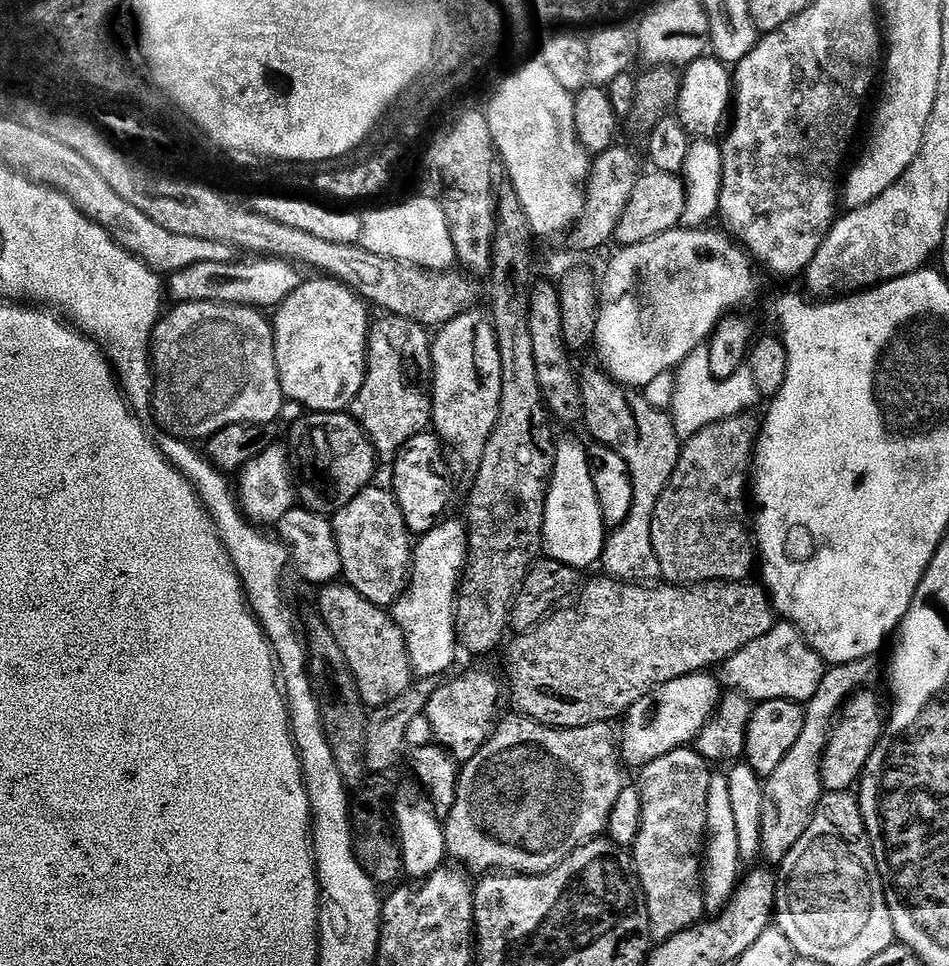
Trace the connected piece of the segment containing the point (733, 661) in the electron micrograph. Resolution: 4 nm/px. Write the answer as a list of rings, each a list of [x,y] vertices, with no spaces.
[[[777,622],[770,630],[770,634],[754,638],[750,646],[742,646],[738,654],[725,660],[722,671],[723,683],[753,702],[765,698],[769,700],[803,698],[807,701],[814,698],[814,690],[822,683],[826,661],[806,643],[803,634],[793,624]]]

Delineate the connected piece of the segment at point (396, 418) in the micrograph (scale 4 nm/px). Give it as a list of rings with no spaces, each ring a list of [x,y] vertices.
[[[381,315],[381,320],[371,325],[368,338],[368,373],[364,379],[362,390],[358,394],[354,405],[354,415],[364,427],[364,433],[375,446],[381,457],[395,457],[410,438],[420,432],[429,431],[432,422],[432,386],[434,383],[434,369],[432,366],[433,337],[424,325],[414,322],[410,318]]]

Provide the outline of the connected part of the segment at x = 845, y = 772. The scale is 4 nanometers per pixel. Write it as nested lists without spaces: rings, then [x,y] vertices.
[[[870,688],[861,689],[852,696],[841,709],[839,718],[833,725],[820,767],[820,781],[823,782],[827,793],[849,791],[857,785],[868,765],[870,754],[884,732],[888,710],[885,701],[883,704],[881,698],[872,691]]]

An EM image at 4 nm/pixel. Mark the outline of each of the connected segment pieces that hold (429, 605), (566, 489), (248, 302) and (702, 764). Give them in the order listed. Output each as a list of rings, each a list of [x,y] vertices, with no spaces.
[[[444,518],[415,541],[408,587],[400,601],[394,605],[394,619],[406,630],[408,659],[417,677],[447,677],[447,672],[456,660],[456,602],[467,567],[468,529],[463,519]]]
[[[574,438],[557,441],[555,470],[549,477],[544,507],[543,553],[549,559],[560,561],[577,570],[585,570],[584,568],[594,563],[597,565],[601,561],[608,537],[608,527],[603,520],[588,455],[587,445]]]
[[[269,256],[267,258],[252,258],[249,264],[233,262],[198,262],[194,266],[186,266],[182,270],[171,273],[166,288],[171,299],[176,304],[190,302],[214,302],[215,304],[230,304],[257,310],[275,310],[279,308],[290,294],[294,294],[302,283],[302,275],[295,263],[287,258]]]
[[[691,747],[679,748],[654,762],[645,764],[639,773],[638,787],[642,794],[642,830],[638,834],[630,856],[634,861],[636,879],[644,891],[653,941],[663,942],[690,930],[705,919],[704,883],[701,880],[702,861],[705,858],[707,830],[707,790],[713,769]]]

